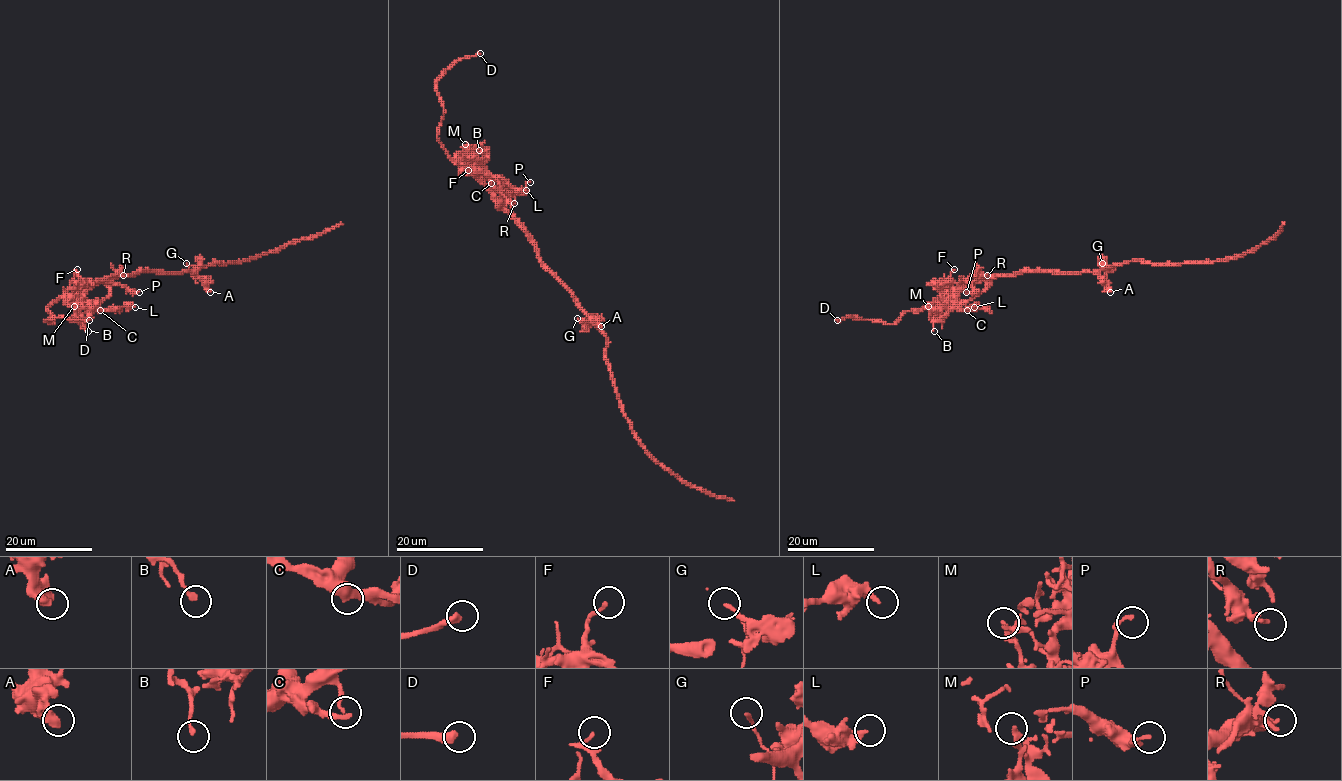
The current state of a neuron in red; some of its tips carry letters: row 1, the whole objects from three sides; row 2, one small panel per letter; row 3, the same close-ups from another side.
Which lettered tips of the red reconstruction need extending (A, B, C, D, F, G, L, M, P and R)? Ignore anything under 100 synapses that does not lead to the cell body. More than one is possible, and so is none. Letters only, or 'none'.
D

